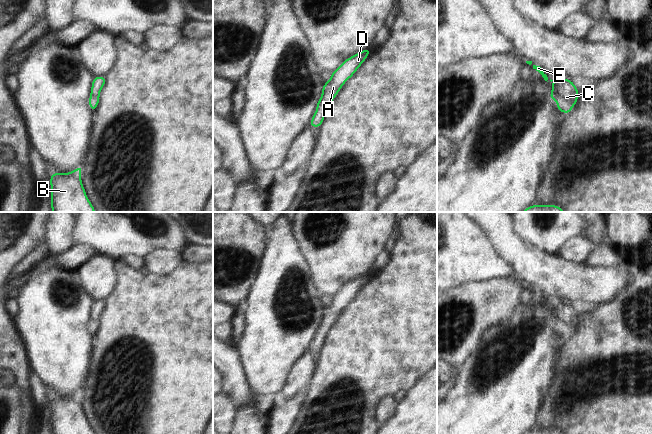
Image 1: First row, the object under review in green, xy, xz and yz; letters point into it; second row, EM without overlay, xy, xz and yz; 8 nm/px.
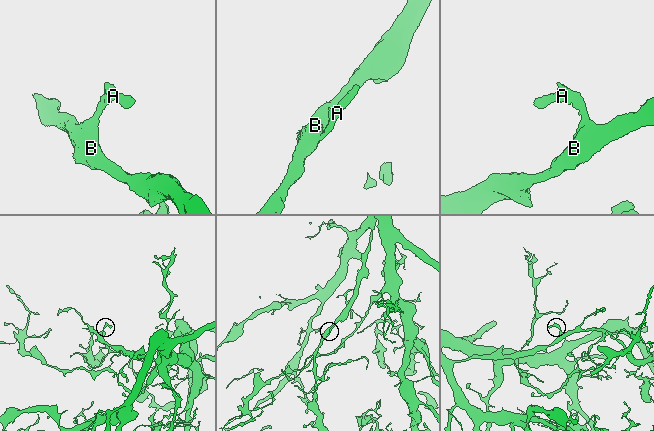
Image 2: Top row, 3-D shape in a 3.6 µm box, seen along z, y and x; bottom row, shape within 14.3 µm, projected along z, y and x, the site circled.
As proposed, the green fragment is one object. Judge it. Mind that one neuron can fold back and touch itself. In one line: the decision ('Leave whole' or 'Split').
Leave whole

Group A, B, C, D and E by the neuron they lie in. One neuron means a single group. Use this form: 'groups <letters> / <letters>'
groups A B C D E

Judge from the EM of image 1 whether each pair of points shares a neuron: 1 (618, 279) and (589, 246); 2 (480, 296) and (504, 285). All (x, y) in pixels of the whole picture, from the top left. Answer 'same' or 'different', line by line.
1: different
2: same

